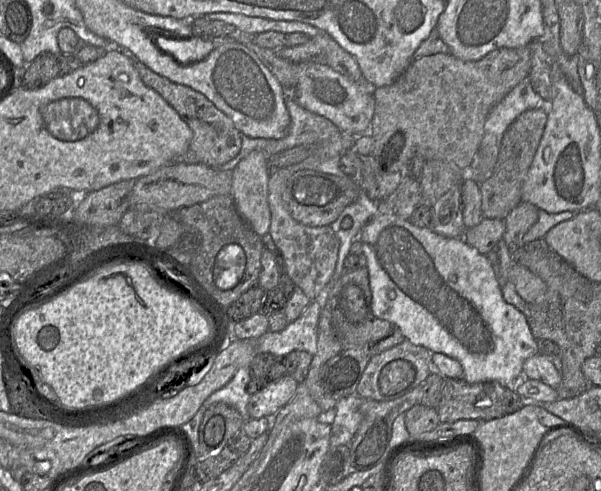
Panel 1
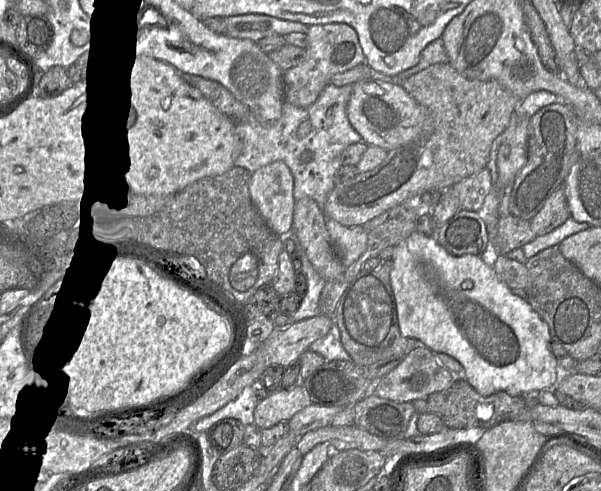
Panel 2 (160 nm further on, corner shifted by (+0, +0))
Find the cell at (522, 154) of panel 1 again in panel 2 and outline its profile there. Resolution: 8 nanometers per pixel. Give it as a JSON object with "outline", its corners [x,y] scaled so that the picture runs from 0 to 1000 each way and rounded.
{"outline":[[[940,208],[910,214],[880,240],[879,324],[850,377],[850,438],[884,448],[908,409],[938,377],[958,303],[963,248],[965,240],[955,220]]]}

